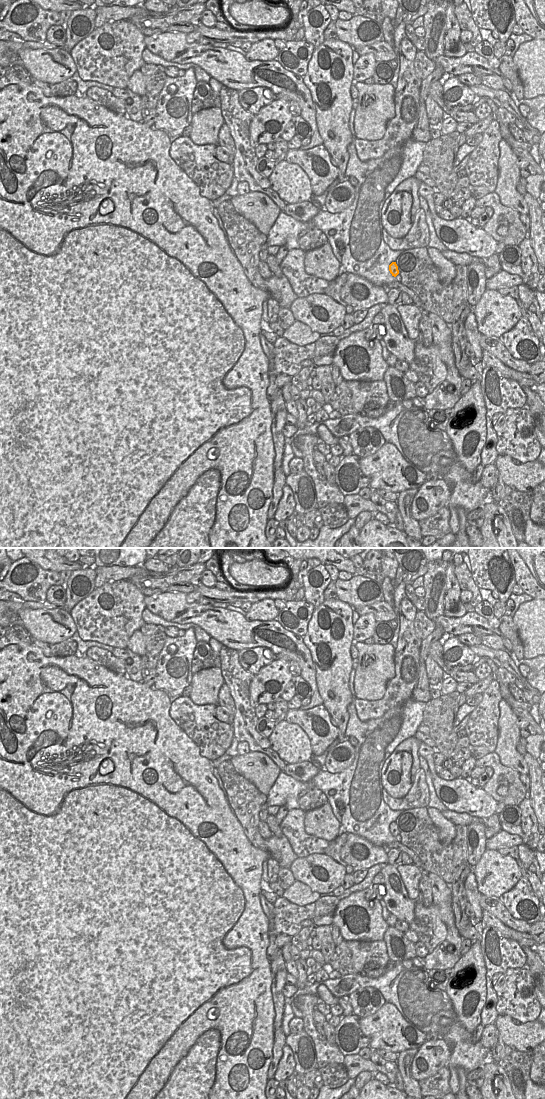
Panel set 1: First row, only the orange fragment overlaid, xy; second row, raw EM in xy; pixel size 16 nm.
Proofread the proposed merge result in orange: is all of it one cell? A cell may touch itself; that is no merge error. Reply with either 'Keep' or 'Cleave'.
Keep.

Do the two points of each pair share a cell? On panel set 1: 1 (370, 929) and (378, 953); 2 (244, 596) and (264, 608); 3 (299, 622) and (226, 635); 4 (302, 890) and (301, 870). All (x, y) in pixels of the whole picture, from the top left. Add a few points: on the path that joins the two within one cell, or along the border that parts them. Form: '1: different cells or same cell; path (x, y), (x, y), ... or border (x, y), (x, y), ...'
1: different cells; border (382, 939), (374, 941), (350, 940)
2: different cells; border (273, 599), (261, 599), (252, 603)
3: different cells; border (276, 619), (284, 628), (302, 636)
4: different cells; border (296, 880), (305, 883), (319, 894)

